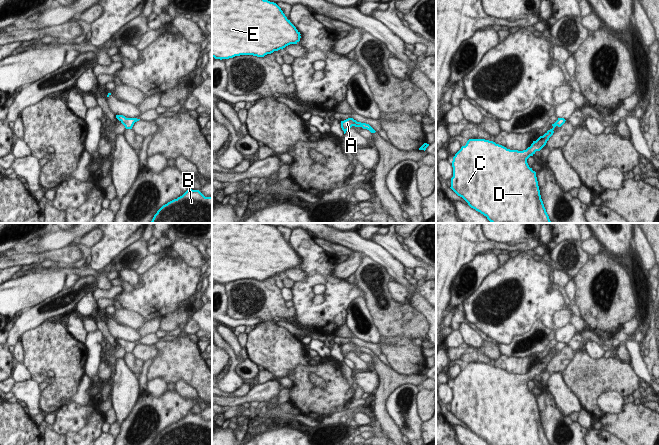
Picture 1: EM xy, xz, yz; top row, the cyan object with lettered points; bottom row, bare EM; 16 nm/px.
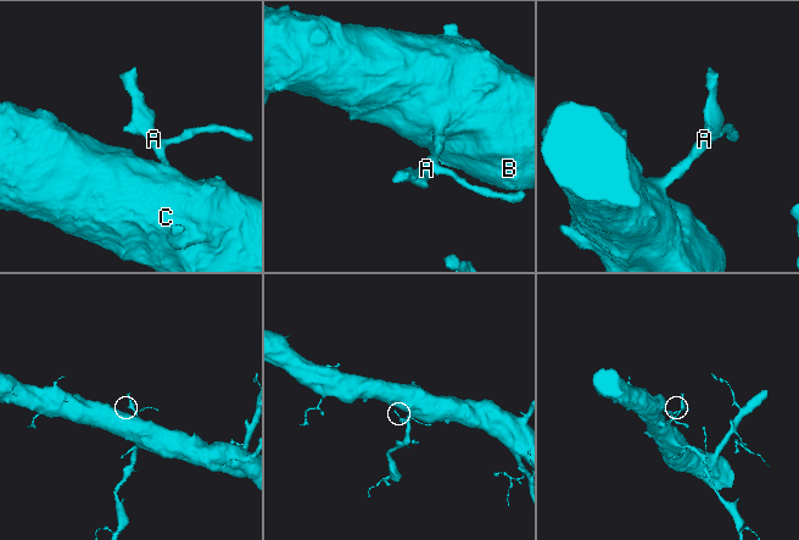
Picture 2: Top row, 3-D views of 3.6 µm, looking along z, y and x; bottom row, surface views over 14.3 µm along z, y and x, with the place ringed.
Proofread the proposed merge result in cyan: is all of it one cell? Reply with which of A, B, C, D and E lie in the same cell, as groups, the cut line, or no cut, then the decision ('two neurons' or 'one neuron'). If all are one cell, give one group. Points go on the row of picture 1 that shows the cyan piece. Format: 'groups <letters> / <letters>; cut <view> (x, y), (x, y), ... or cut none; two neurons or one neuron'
groups A B C D E; cut none; one neuron

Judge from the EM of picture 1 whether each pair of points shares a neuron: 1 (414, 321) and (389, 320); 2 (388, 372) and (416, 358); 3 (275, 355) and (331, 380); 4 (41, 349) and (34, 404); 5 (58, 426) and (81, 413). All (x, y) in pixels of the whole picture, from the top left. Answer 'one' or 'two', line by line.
1: one
2: two
3: two
4: two
5: one

